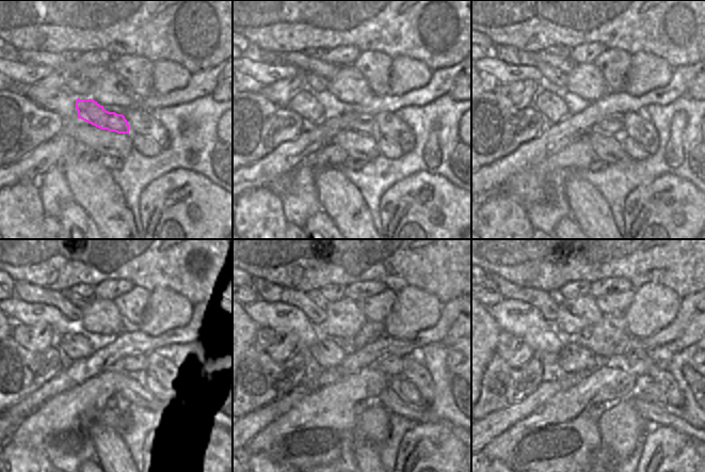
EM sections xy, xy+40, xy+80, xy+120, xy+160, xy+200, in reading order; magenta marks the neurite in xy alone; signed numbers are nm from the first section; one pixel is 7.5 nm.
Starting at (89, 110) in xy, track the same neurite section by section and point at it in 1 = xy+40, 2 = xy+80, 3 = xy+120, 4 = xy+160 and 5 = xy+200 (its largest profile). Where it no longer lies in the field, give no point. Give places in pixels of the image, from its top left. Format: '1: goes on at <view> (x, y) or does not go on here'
1: goes on at xy+40 (366, 125)
2: goes on at xy+80 (612, 124)
3: goes on at xy+120 (137, 362)
4: goes on at xy+160 (391, 364)
5: goes on at xy+200 (638, 363)

